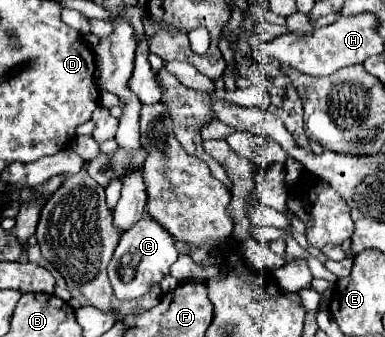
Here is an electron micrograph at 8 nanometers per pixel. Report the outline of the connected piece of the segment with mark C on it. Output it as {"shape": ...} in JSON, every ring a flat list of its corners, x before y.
{"shape":[[144,214,132,228,128,228,128,232,124,232,120,238,112,262,108,264,108,276,116,298,120,300,140,298,150,290,152,282,160,282,162,276,170,272,170,266,178,258,174,242,176,240,172,238,172,234,168,234,168,230,162,228,150,214]]}

